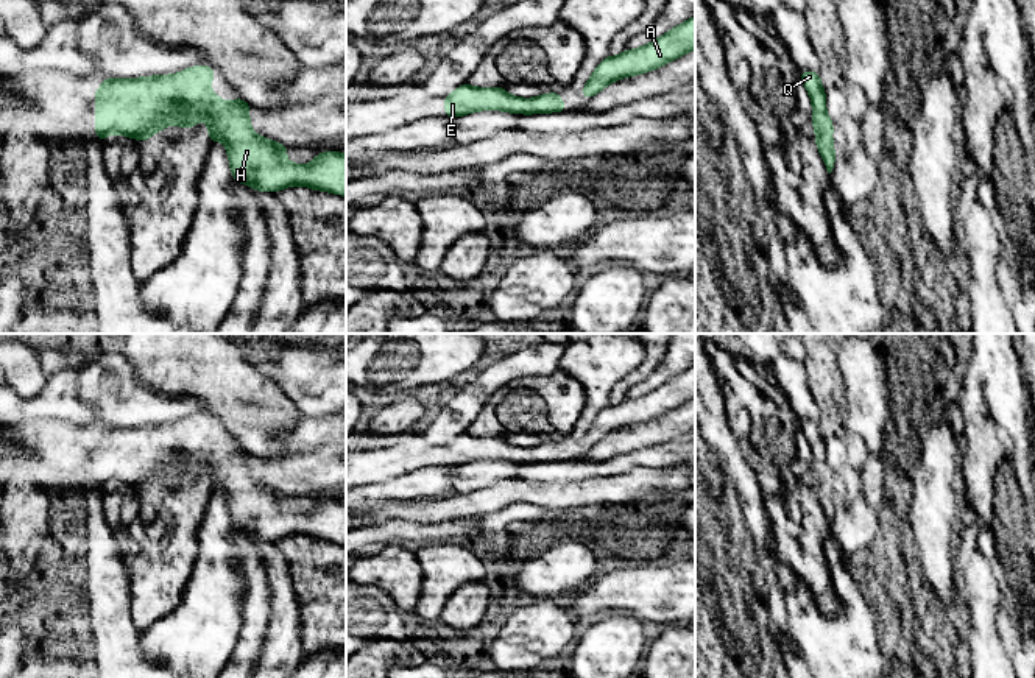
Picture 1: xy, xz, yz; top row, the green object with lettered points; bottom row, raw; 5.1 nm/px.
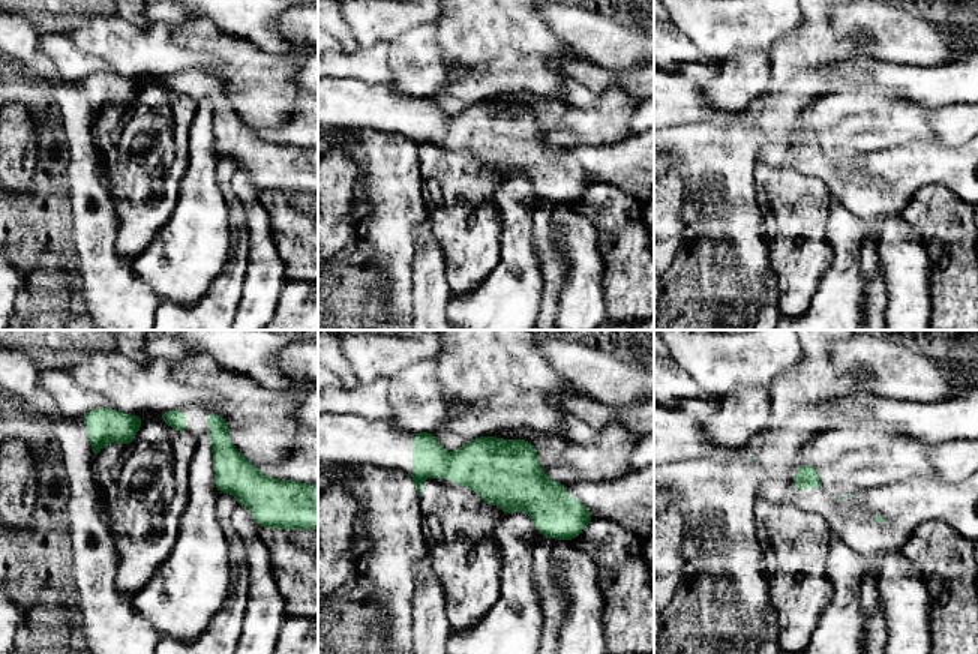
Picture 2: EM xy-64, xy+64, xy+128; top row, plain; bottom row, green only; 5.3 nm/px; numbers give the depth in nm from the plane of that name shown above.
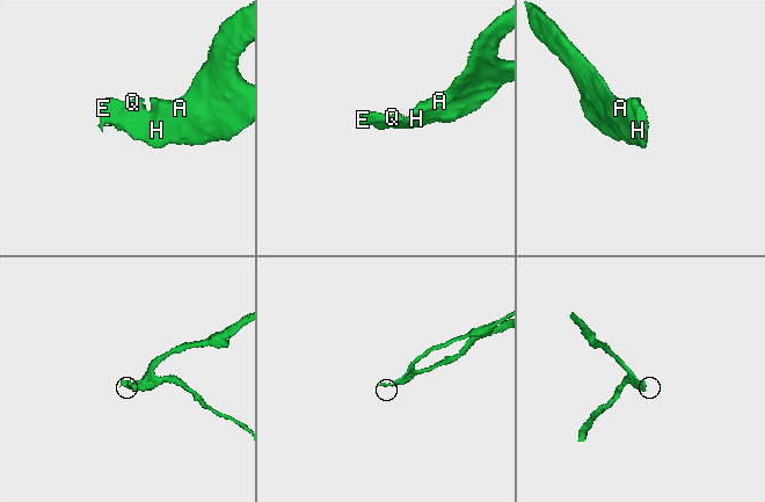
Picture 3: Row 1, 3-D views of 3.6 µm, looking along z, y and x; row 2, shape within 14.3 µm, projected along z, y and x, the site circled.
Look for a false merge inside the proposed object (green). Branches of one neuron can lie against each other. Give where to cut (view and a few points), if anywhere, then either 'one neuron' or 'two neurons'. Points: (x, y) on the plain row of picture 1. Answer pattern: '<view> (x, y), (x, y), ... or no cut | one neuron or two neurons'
no cut | one neuron

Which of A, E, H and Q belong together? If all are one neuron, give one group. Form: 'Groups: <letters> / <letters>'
Groups: A E H Q

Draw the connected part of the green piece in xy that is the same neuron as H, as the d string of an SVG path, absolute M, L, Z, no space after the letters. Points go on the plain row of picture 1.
M209 415L187 416L173 424L154 424L142 427L108 427L95 438L95 483L104 491L109 483L125 483L129 488L148 489L164 480L167 474L193 478L203 466L207 472L210 494L223 489L229 507L235 533L248 533L256 541L273 541L291 535L306 535L310 539L324 539L346 546L346 502L318 502L309 514L291 513L285 508L287 494L267 486L259 486L249 472L249 458L245 449L237 446L224 452L210 438L210 429L217 421Z

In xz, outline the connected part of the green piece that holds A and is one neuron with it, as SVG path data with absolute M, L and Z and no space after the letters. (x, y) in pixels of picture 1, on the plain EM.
M695 365L636 399L606 405L589 426L581 444L591 449L613 430L647 422L695 399Z

